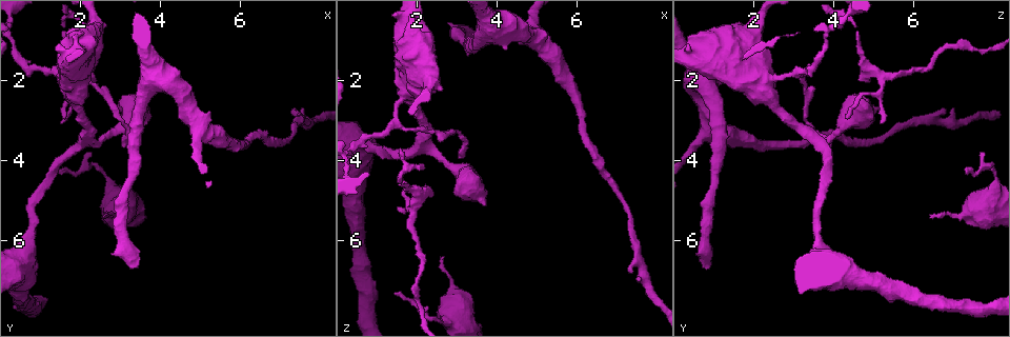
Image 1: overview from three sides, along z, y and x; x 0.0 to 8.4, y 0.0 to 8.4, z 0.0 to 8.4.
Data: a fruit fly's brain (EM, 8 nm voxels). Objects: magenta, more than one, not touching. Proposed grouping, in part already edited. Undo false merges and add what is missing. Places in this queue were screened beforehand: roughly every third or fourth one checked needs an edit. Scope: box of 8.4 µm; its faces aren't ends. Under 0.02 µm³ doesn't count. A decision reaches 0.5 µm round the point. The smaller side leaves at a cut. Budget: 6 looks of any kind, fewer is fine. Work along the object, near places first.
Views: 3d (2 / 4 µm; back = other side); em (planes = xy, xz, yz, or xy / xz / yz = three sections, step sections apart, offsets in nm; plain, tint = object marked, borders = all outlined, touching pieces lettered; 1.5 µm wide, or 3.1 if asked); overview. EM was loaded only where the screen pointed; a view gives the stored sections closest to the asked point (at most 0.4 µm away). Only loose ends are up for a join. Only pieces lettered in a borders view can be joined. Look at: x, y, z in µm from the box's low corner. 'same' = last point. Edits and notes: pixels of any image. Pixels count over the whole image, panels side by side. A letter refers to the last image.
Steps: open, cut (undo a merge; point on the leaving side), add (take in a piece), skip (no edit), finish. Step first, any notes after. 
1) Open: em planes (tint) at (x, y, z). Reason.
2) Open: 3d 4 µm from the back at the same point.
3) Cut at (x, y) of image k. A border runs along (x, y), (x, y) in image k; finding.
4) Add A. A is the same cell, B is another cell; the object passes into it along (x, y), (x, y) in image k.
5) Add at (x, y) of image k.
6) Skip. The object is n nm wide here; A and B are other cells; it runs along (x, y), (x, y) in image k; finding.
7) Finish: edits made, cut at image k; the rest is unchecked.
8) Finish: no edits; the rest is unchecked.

Open: 3d 2 µm at (2.15, 0.70, 4.15). Thin end.

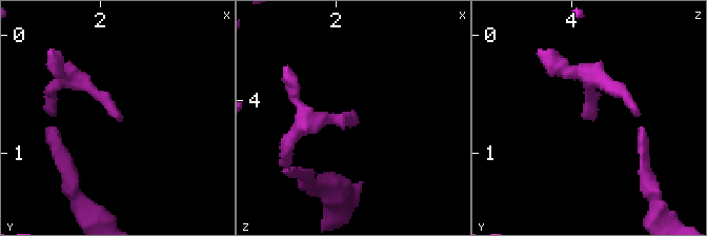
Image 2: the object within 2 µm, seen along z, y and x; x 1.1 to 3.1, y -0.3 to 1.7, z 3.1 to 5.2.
Open: em planes (borders) at (2.16, 0.70, 4.20).

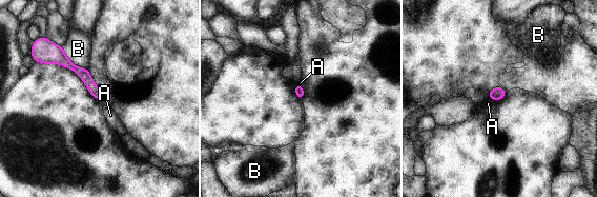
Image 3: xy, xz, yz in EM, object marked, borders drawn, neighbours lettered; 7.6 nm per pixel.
Skip. A and B are other cells; it runs along (59, 48), (59, 54), (100, 98) in image 3; none of them fits.

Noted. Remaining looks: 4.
Open: em planes (tint) at (3.45, 6.70, 0.85). End of a long branch.

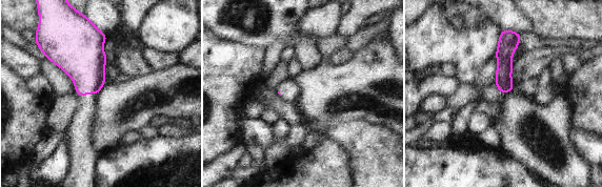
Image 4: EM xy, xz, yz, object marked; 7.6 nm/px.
Open: em planes (borders) at the same point.

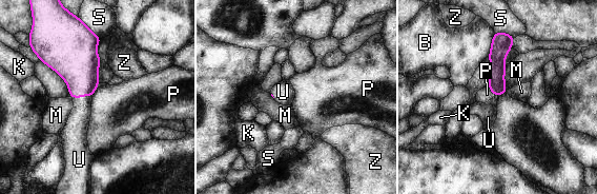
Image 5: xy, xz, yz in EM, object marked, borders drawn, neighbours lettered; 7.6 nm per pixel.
Add U. U is the same cell, B, K, M, P, S and Z are other cells; the object passes into it along (78, 63), (82, 95), (77, 125) in image 5; the neuron continues.

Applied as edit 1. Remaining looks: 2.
Finish: edits made, add at image 5; the rest is unchecked.

